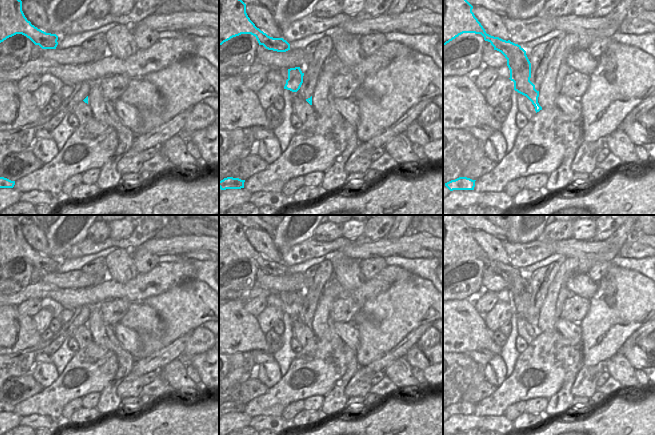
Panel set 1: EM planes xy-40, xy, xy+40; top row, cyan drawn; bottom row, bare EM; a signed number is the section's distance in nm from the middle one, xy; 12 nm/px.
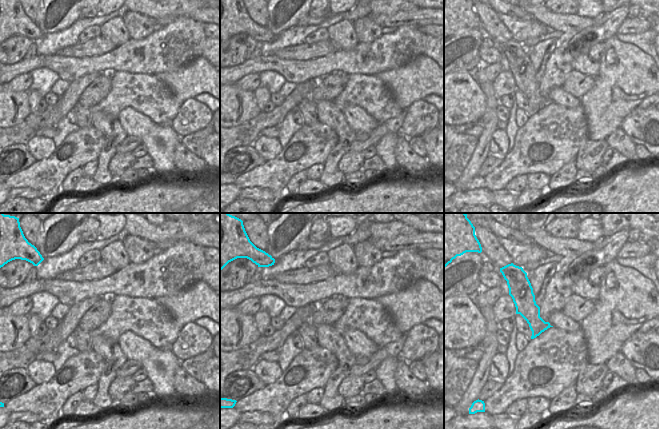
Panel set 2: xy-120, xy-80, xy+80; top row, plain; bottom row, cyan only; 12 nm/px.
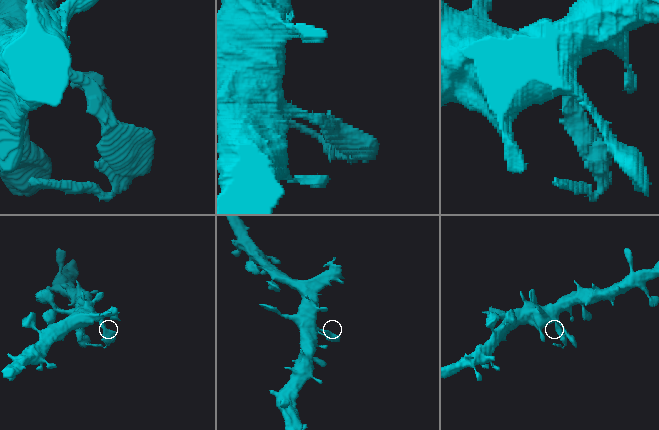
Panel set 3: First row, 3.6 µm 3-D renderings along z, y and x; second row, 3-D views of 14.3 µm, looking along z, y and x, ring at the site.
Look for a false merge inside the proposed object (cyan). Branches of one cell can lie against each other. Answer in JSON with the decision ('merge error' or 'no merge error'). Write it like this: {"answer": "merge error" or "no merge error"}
{"answer": "merge error"}

